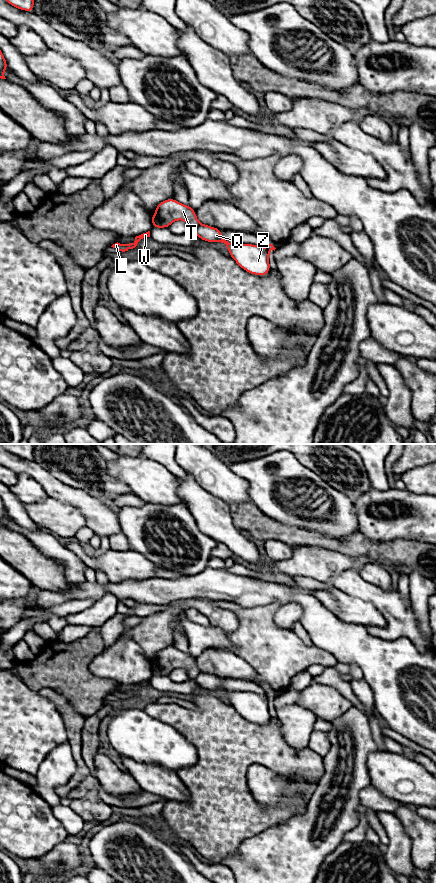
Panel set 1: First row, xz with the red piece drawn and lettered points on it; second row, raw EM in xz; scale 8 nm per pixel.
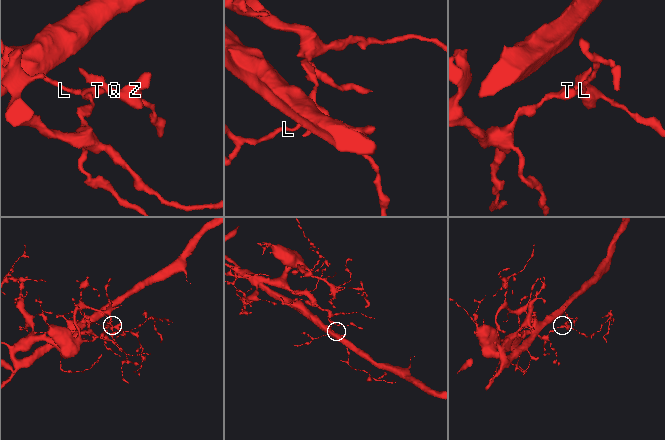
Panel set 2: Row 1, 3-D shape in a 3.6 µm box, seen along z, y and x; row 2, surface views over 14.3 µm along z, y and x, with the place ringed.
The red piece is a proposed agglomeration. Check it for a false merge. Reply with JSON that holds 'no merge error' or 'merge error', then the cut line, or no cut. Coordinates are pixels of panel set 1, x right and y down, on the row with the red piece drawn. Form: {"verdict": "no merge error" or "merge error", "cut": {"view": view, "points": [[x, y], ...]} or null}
{"verdict": "merge error", "cut": {"view": "xz", "points": [[200, 224], [193, 230]]}}

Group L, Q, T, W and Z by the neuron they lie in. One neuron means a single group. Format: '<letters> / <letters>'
L T W / Q Z

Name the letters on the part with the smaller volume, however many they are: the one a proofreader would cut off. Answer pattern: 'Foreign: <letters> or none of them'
Foreign: Q, Z

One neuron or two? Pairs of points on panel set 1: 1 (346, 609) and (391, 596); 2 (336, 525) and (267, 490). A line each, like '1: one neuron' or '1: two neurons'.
1: two neurons
2: one neuron

